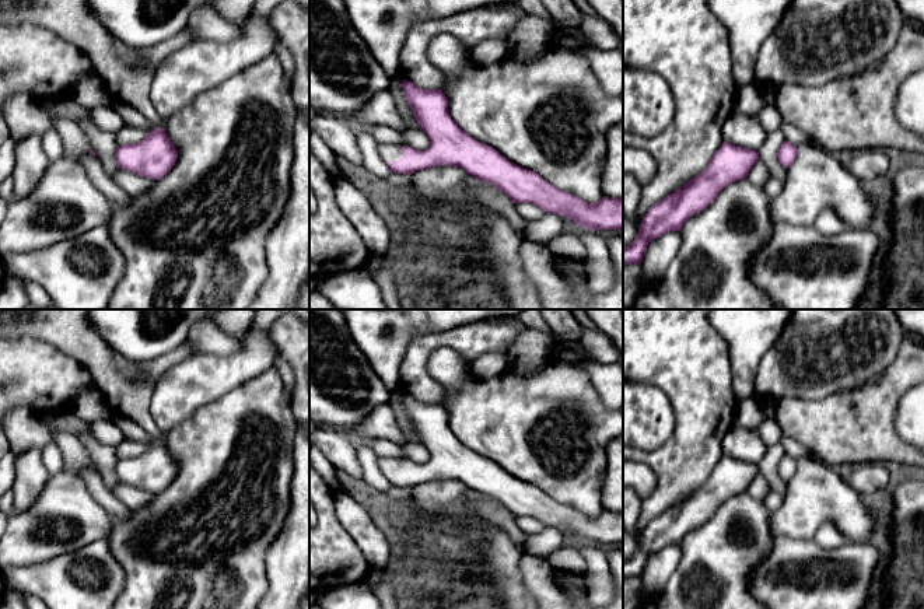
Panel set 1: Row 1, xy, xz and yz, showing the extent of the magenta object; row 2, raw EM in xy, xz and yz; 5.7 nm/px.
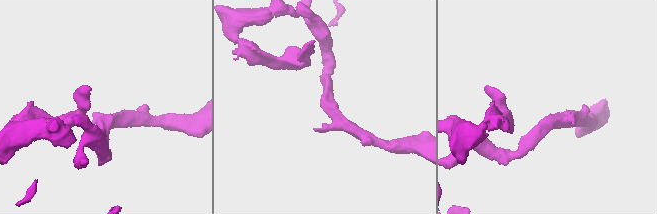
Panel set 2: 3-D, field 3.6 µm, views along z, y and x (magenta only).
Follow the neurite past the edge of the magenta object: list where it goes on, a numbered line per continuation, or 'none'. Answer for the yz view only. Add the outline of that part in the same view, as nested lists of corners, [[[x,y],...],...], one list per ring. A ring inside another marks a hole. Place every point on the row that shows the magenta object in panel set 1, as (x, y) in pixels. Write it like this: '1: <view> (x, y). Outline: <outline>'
none

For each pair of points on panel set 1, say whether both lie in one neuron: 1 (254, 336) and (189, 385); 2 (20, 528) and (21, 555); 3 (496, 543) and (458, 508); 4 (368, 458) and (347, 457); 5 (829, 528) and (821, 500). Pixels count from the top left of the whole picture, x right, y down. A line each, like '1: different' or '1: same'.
1: same
2: same
3: different
4: different
5: different

